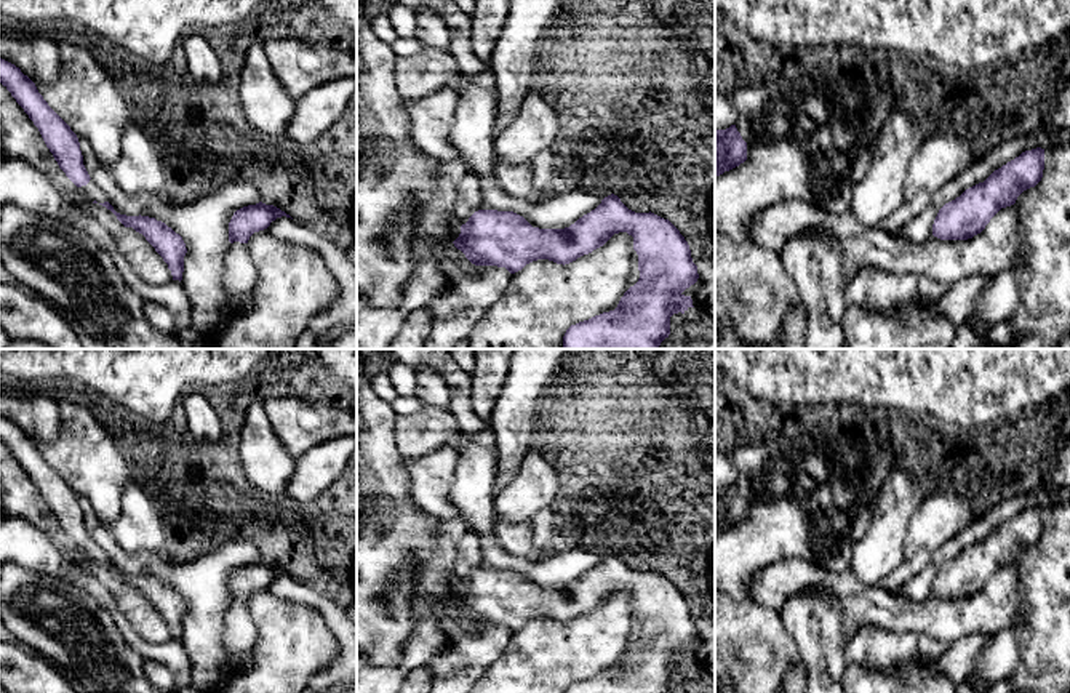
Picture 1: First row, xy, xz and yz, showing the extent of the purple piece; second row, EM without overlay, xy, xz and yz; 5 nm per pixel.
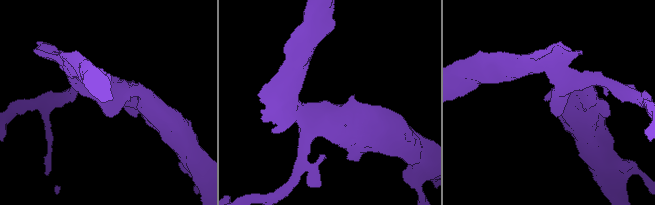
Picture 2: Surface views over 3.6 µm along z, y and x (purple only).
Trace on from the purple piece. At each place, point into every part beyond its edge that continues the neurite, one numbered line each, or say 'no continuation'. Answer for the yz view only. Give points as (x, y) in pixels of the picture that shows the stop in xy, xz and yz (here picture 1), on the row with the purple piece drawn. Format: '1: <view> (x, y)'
no continuation

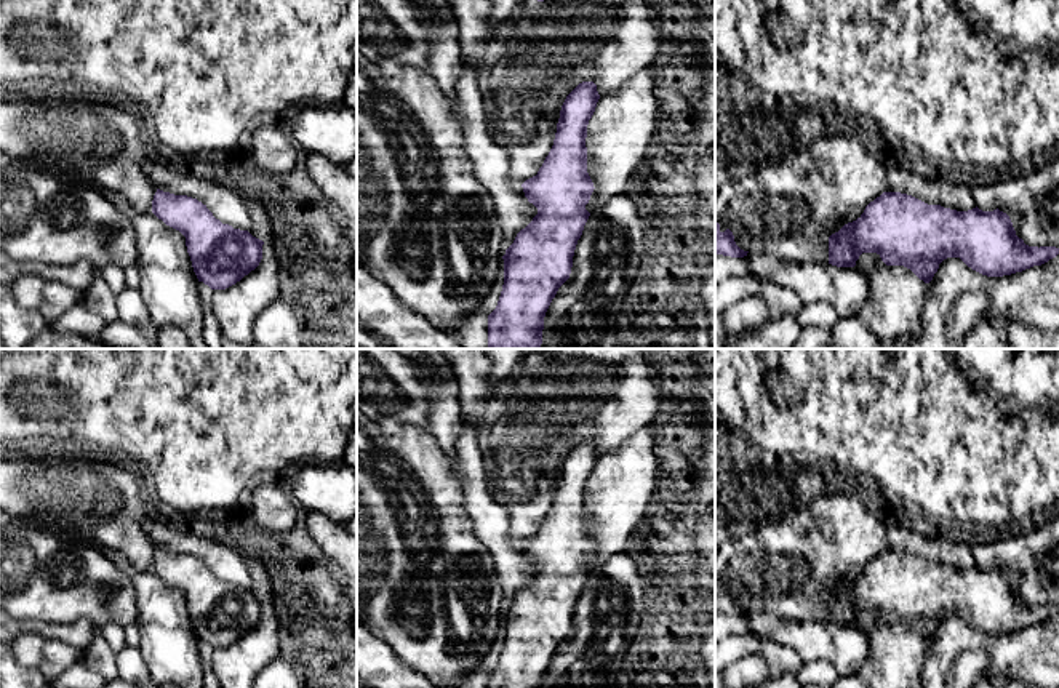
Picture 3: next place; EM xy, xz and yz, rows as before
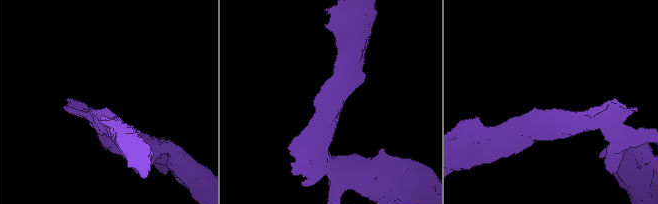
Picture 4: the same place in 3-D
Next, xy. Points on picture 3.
no continuation

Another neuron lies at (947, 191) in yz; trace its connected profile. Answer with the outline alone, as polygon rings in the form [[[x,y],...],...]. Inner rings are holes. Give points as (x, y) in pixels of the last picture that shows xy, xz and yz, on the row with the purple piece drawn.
[[[902,166],[889,168],[885,192],[912,195],[928,205],[968,211],[976,208],[973,184],[968,179],[941,173],[936,179],[921,178]]]

